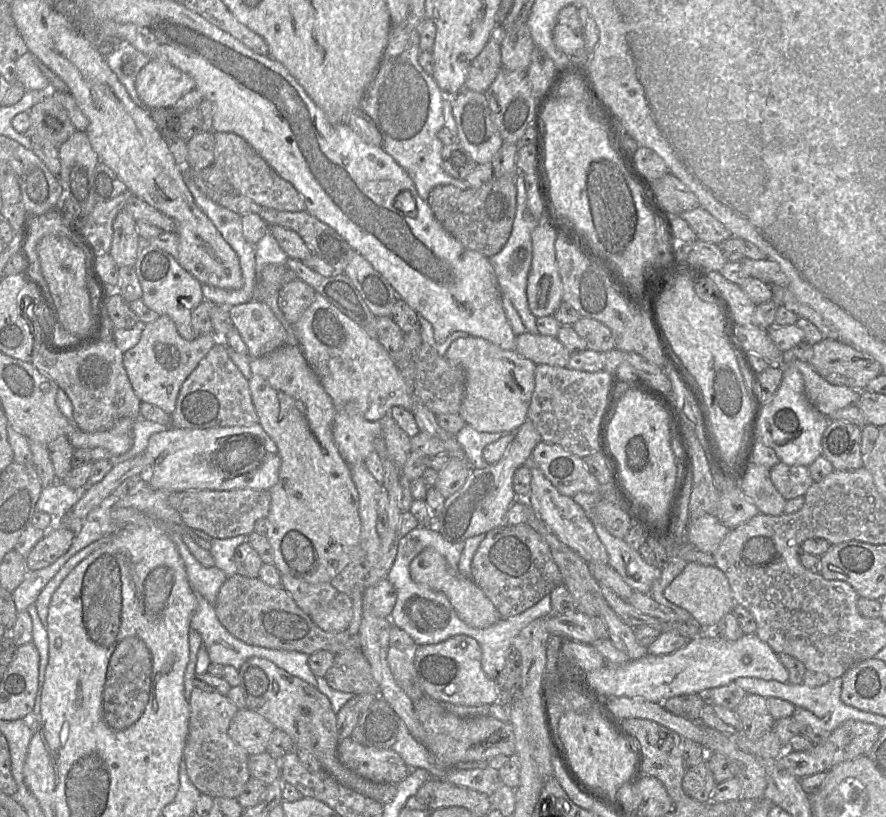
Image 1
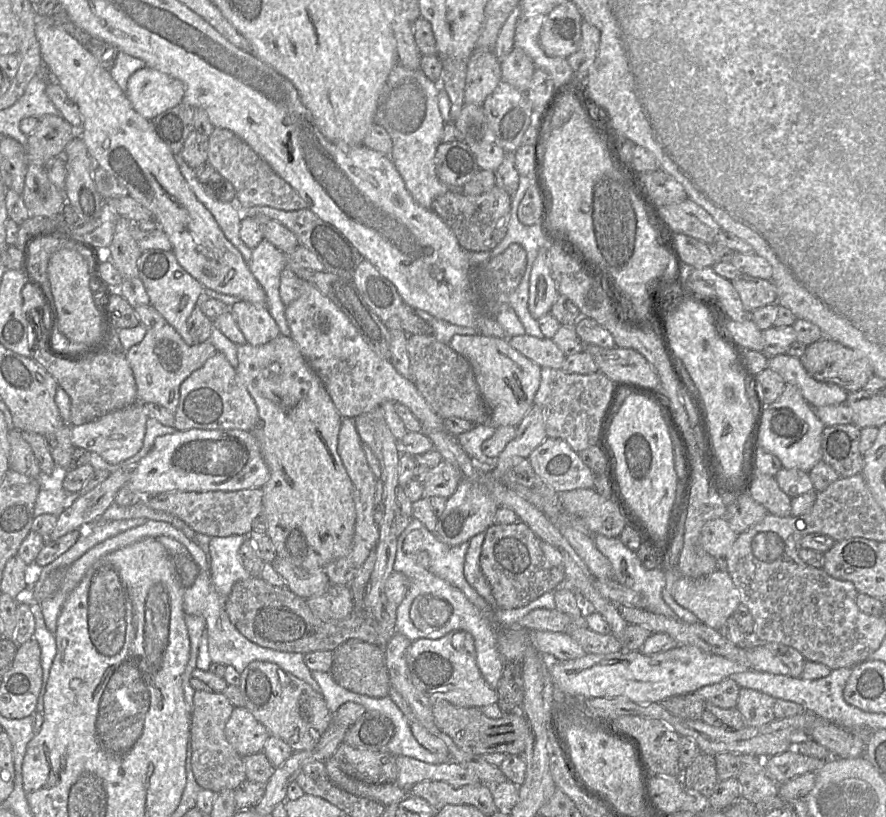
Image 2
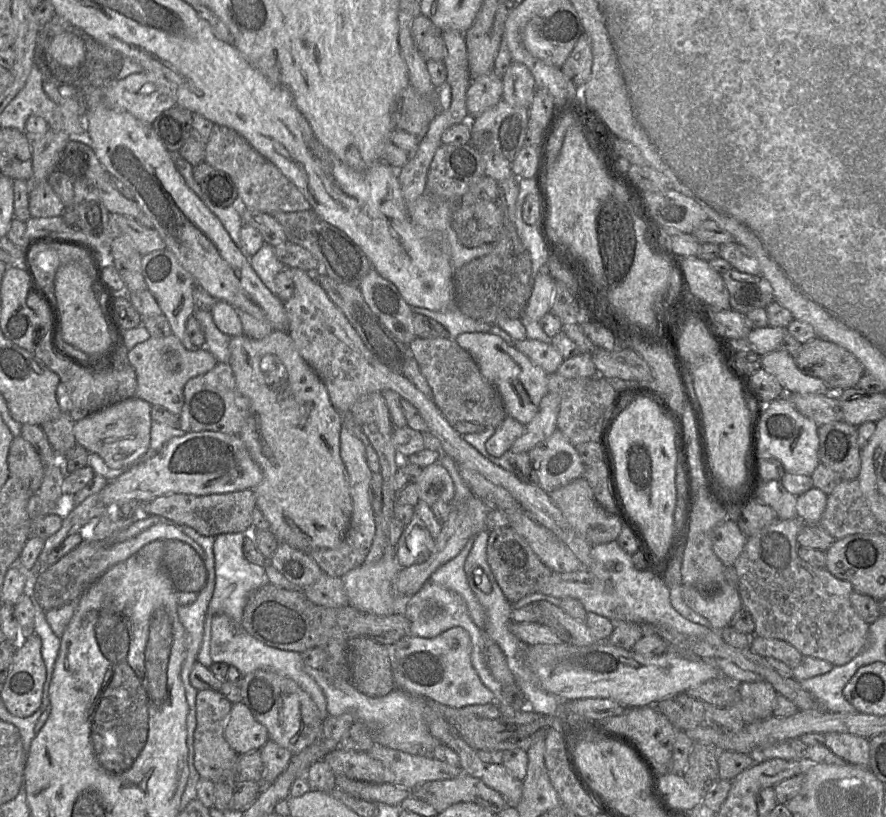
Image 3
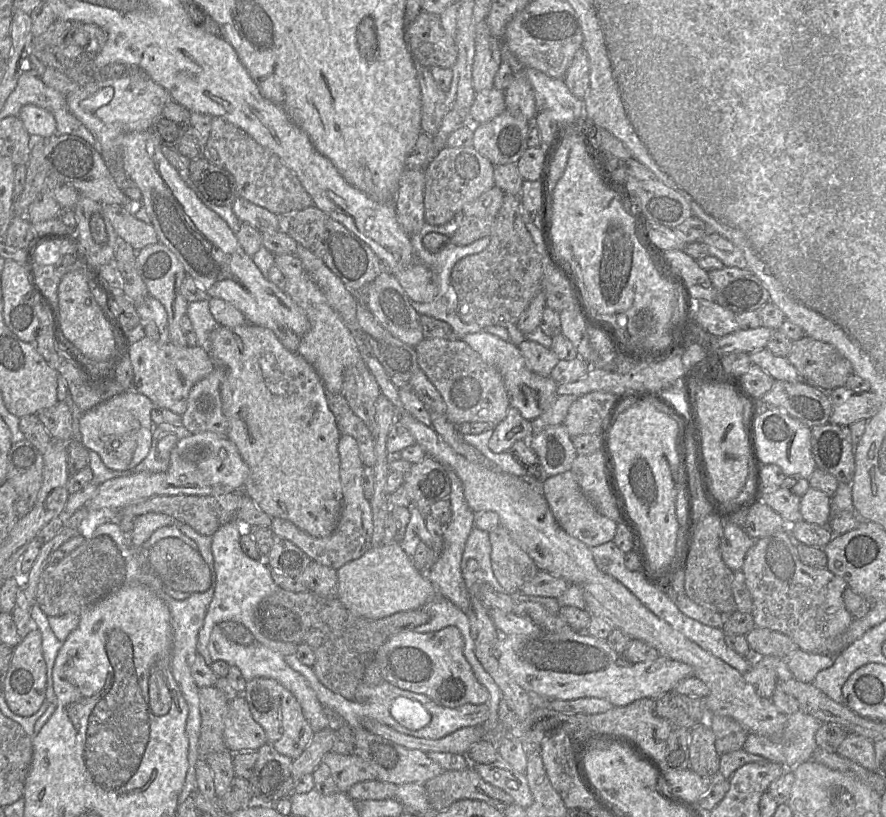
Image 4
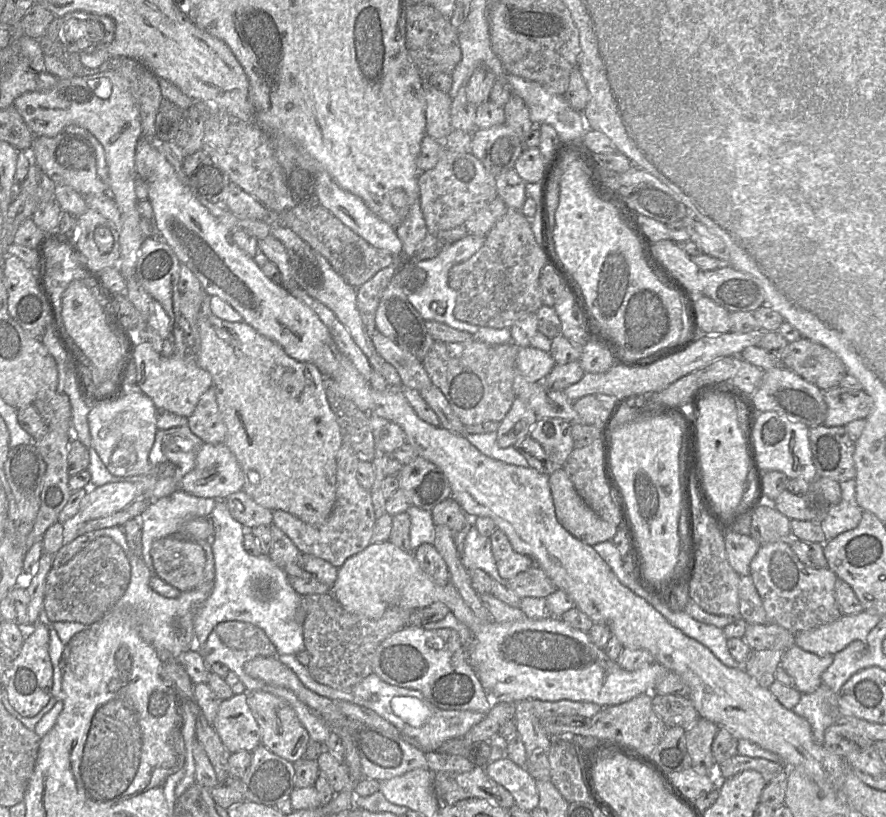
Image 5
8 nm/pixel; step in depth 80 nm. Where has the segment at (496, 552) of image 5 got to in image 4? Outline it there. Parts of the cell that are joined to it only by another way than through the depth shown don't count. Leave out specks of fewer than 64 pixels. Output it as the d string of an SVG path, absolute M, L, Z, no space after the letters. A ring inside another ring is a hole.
M499 526L489 533L491 562L494 575L506 594L520 593L520 588L539 571L531 557Z

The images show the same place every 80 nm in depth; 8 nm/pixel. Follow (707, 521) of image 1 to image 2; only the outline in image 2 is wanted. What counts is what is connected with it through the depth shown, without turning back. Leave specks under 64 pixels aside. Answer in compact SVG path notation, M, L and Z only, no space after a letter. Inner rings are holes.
M724 517L716 518L709 520L702 527L700 543L715 559L725 559L737 536Z

